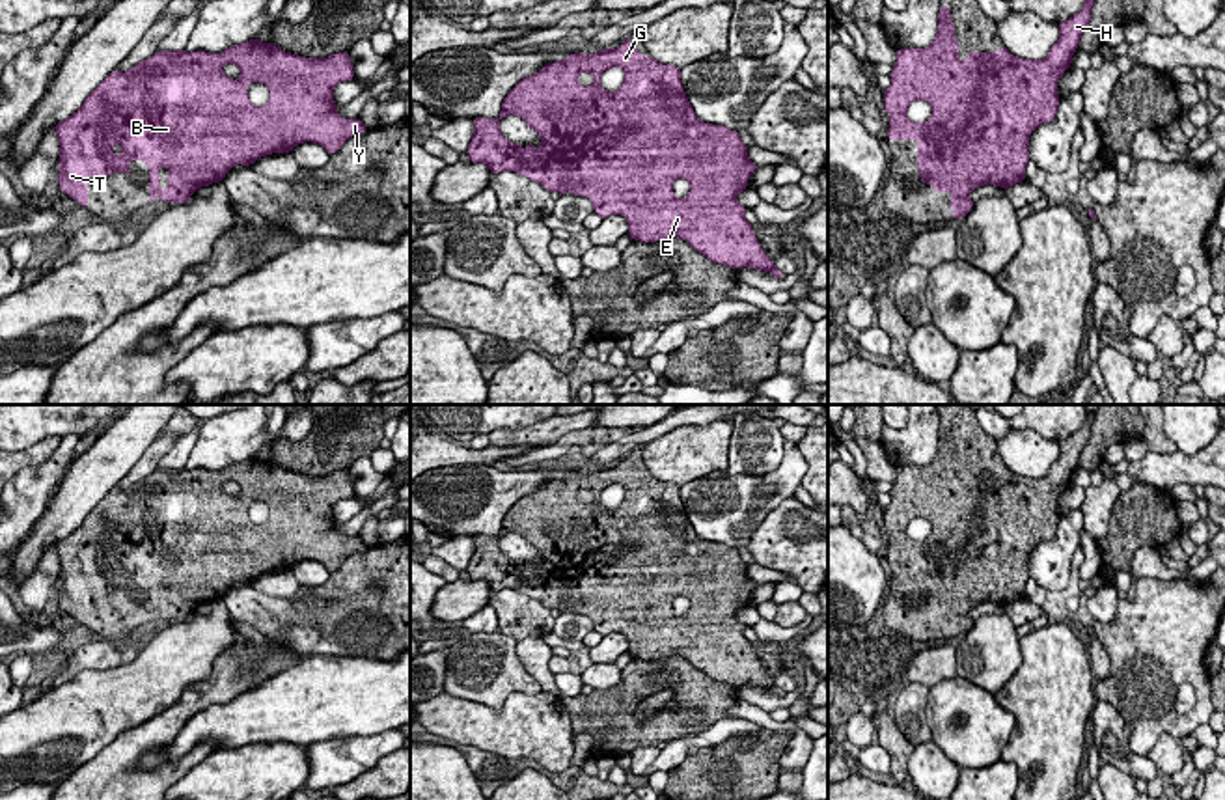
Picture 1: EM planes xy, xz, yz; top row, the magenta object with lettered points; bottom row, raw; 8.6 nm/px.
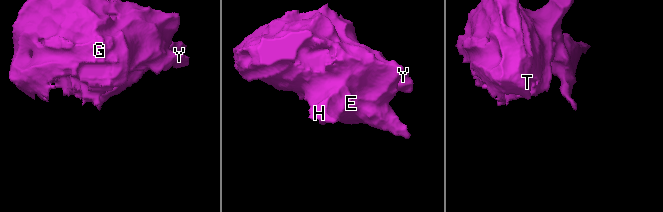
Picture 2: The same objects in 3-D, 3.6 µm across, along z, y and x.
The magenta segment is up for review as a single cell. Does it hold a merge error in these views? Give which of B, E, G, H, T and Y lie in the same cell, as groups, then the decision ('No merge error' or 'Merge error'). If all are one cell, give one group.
Groups: B E G H T Y. No merge error

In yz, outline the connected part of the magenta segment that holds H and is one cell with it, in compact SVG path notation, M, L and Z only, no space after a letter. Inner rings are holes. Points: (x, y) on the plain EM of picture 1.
M1087 412L1080 431L1065 440L1059 440L1059 459L1050 466L1044 477L1024 477L1012 474L1003 462L998 470L968 470L966 477L958 476L958 459L955 457L955 440L947 421L938 431L938 449L927 466L899 466L897 479L891 489L891 505L884 507L884 528L889 533L888 558L915 558L917 559L917 587L925 602L932 602L934 610L949 610L953 638L964 636L973 619L968 615L971 608L994 602L1009 606L1025 599L1025 584L1029 580L1029 554L1042 543L1055 537L1061 517L1057 515L1057 500L1072 483L1072 474L1078 468L1080 455L1089 444L1094 412ZM912 518L927 518L932 533L925 541L908 537L906 528Z

